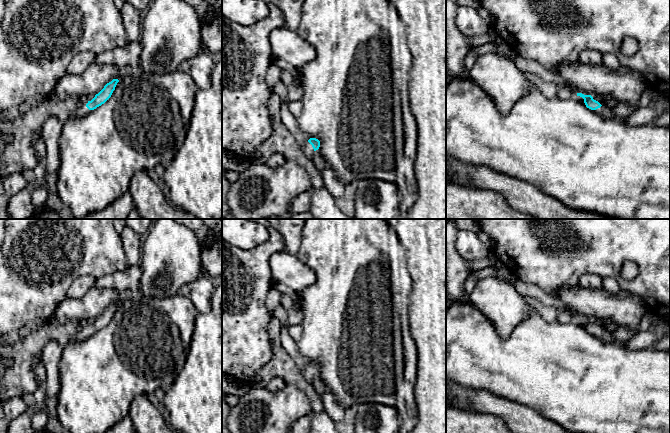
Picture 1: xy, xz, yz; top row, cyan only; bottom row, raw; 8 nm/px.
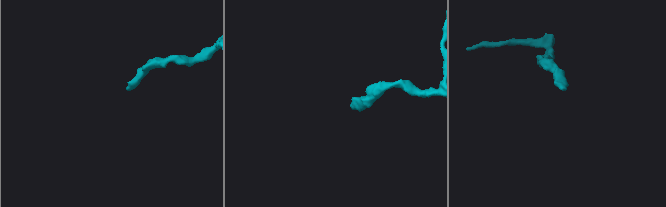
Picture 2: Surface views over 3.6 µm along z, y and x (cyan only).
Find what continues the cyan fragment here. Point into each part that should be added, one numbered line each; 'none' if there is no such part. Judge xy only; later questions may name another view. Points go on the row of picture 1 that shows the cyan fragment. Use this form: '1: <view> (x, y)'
1: xy (82, 110)

